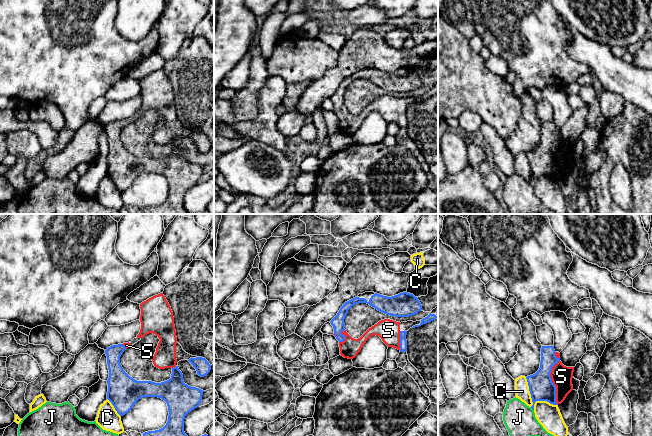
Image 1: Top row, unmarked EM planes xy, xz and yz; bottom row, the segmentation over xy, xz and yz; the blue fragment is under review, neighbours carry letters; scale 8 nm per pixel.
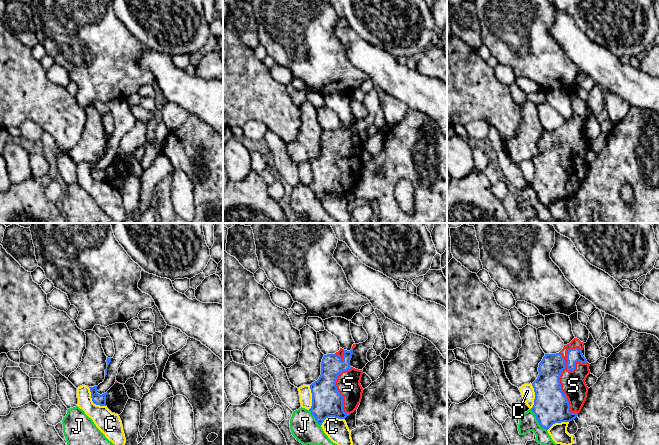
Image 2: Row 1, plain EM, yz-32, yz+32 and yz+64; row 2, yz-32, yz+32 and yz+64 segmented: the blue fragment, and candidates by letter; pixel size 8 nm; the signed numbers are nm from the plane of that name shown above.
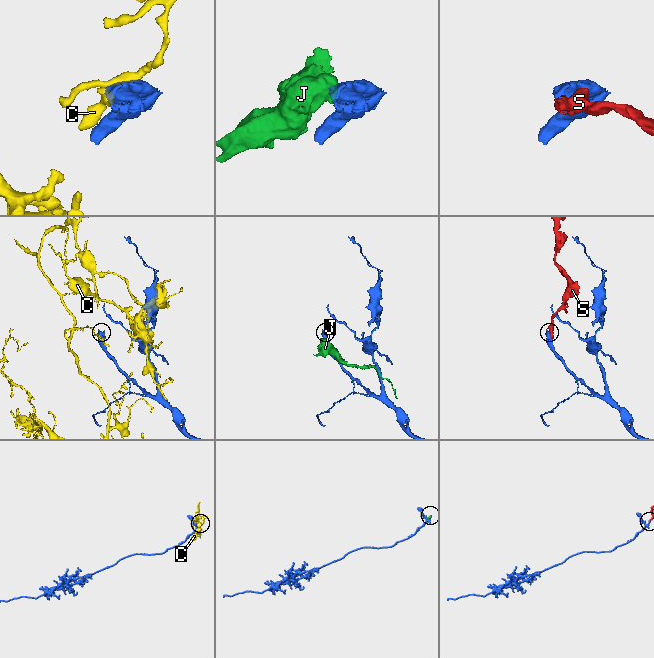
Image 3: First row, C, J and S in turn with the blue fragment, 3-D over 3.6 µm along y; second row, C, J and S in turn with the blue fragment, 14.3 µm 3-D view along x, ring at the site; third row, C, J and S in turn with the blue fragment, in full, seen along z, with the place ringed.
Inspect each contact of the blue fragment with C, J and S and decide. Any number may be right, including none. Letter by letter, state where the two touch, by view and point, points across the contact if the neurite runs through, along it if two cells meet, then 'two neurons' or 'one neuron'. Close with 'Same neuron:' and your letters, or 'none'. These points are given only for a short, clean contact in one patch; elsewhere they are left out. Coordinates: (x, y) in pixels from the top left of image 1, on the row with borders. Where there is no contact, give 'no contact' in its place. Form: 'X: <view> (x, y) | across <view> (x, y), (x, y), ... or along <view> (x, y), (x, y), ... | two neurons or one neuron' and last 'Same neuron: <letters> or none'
C: yz (532, 401) | two neurons
J: yz (532, 408) | along yz (530, 407), (533, 410) | two neurons
S: yz (552, 382) | one neuron
Same neuron: S

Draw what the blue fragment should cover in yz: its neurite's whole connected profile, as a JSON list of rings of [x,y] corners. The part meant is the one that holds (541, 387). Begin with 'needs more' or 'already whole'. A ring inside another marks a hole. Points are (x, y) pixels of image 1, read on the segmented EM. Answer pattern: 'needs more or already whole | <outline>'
needs more | [[[542,346],[539,370],[535,374],[526,377],[533,402],[531,408],[534,410],[536,401],[547,401],[553,405],[561,404],[573,390],[573,372],[574,367],[566,367],[562,364],[560,353],[554,350],[554,346]]]

